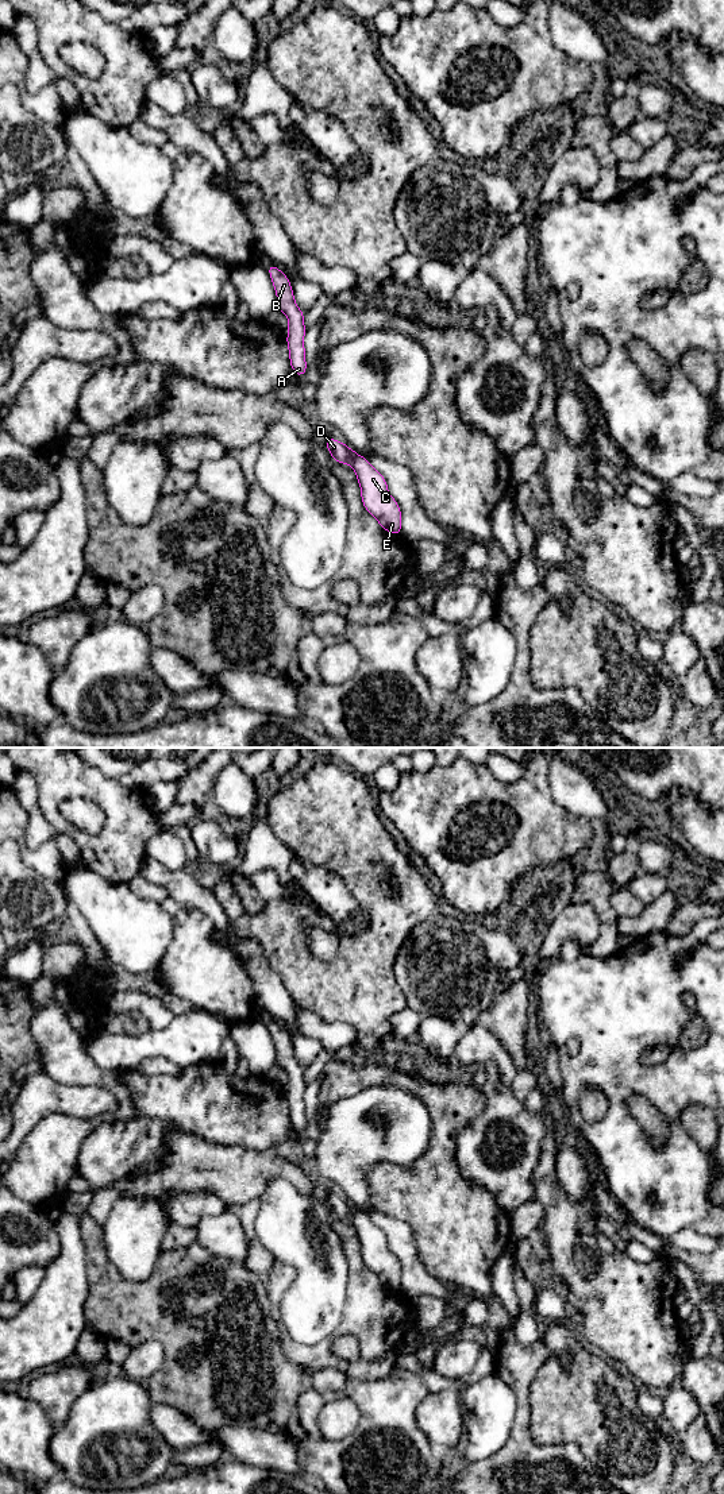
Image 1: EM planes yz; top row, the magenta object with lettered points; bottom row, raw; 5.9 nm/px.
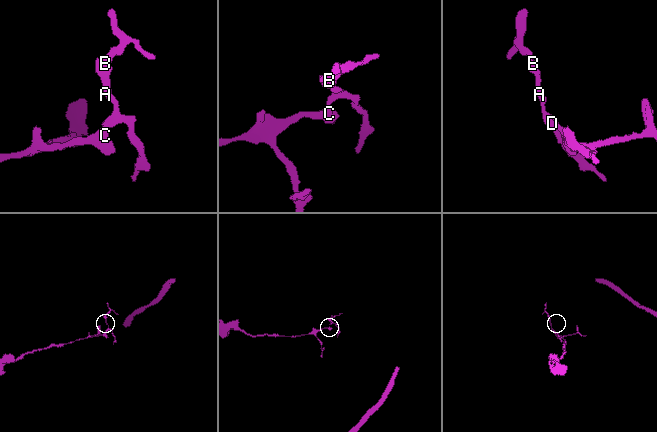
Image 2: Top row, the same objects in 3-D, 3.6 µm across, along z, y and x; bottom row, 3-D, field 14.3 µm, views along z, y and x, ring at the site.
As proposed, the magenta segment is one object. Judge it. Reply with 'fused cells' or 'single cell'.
single cell

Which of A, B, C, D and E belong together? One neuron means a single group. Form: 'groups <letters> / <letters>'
groups A B C D E

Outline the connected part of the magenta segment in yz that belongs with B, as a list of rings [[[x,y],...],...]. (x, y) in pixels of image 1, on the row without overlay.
[[[267,1022],[276,1051],[277,1065],[288,1073],[286,1100],[289,1105],[290,1124],[297,1132],[307,1128],[304,1092],[307,1084],[304,1081],[304,1068],[297,1062],[290,1036],[277,1022]]]

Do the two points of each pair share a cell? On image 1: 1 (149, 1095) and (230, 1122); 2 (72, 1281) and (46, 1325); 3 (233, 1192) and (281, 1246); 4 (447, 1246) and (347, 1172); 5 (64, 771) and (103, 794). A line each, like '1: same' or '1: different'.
1: same
2: same
3: different
4: different
5: same

